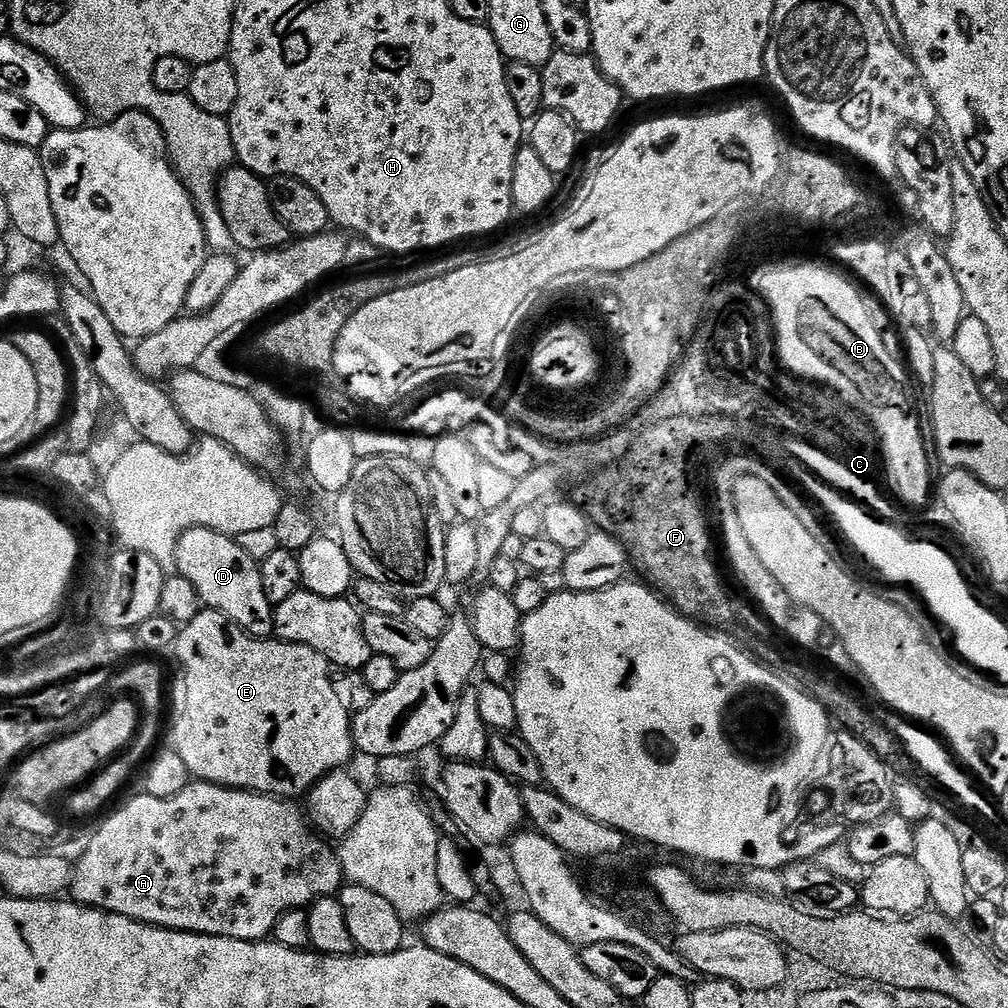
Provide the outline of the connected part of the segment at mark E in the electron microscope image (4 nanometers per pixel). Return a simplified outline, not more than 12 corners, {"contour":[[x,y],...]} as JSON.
{"contour":[[183,625],[189,777],[300,798],[354,757],[322,654]]}

